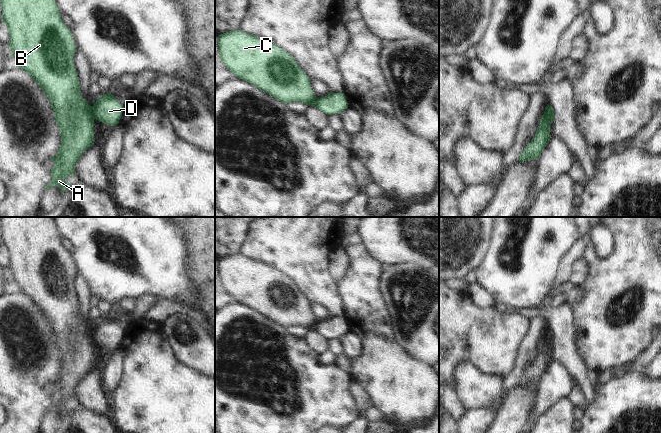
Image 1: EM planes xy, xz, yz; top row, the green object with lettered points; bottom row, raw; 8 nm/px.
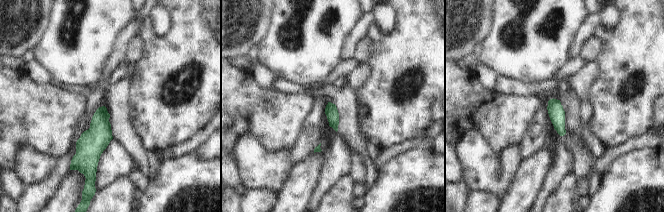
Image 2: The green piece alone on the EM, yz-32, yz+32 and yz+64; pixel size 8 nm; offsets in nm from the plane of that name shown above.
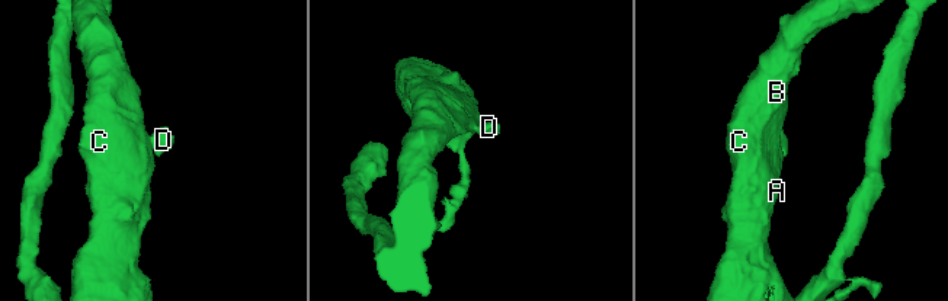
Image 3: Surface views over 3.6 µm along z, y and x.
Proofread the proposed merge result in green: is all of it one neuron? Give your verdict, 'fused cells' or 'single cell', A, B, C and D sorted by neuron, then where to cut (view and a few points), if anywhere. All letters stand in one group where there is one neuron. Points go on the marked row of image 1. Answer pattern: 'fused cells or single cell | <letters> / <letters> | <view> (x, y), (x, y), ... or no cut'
fused cells | A B C / D | xy (90, 106), (94, 118)

